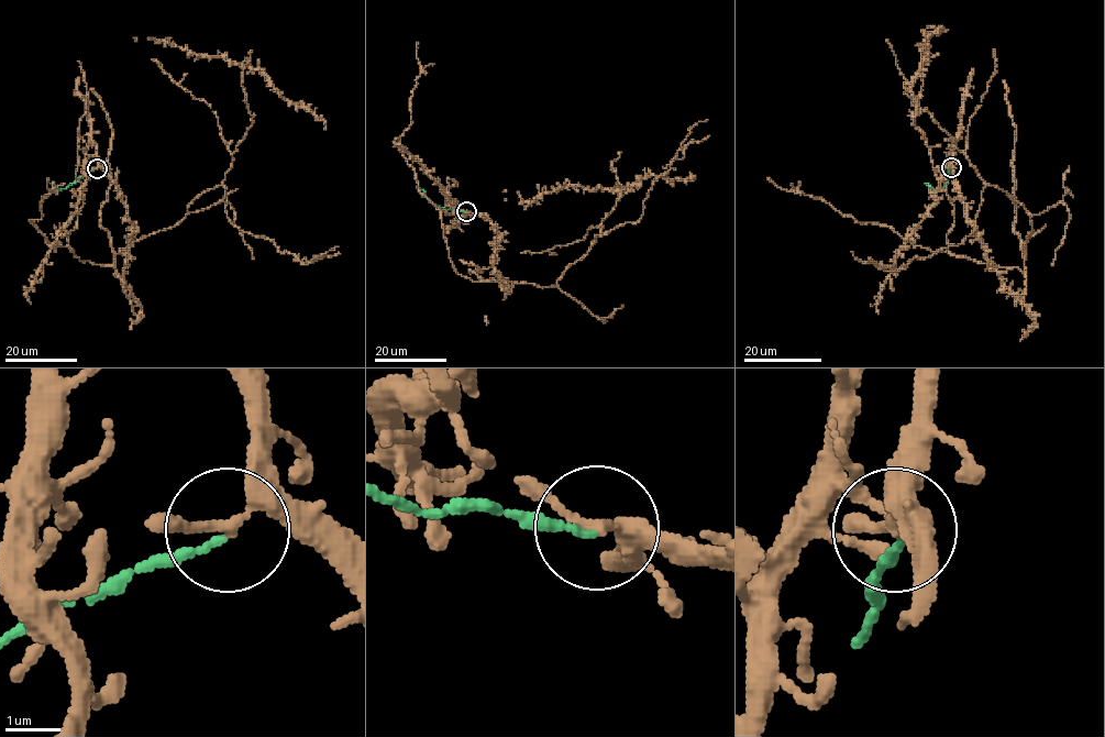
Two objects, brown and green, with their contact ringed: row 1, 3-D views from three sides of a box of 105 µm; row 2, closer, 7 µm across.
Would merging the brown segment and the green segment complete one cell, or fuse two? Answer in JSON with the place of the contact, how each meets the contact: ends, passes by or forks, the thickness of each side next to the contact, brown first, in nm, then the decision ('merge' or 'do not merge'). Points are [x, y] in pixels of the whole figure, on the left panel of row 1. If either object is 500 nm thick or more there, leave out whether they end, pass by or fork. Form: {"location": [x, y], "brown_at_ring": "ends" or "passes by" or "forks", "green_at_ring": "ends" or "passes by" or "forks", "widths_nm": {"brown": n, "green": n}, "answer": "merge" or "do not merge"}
{"location": [97, 168], "brown_at_ring": "passes by", "green_at_ring": "ends", "widths_nm": {"brown": 240, "green": 120}, "answer": "do not merge"}

